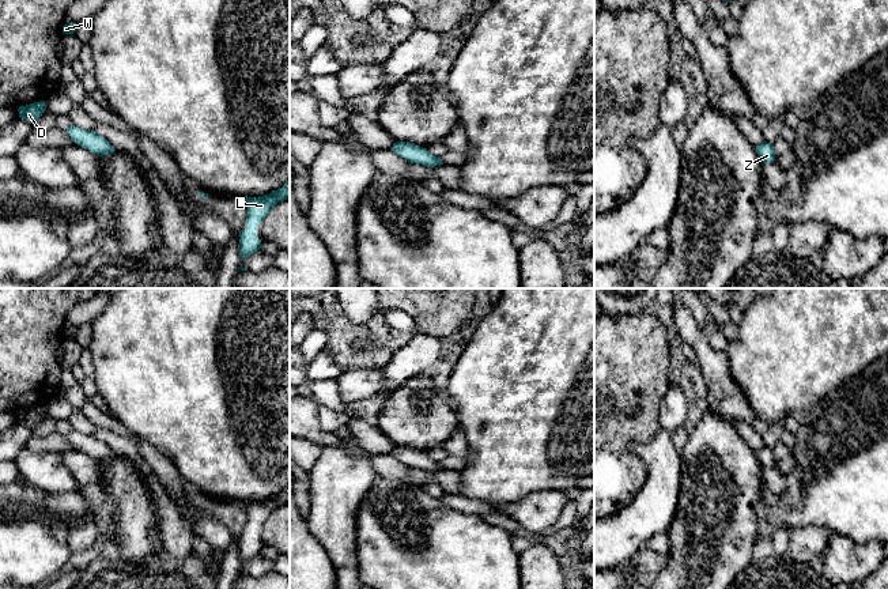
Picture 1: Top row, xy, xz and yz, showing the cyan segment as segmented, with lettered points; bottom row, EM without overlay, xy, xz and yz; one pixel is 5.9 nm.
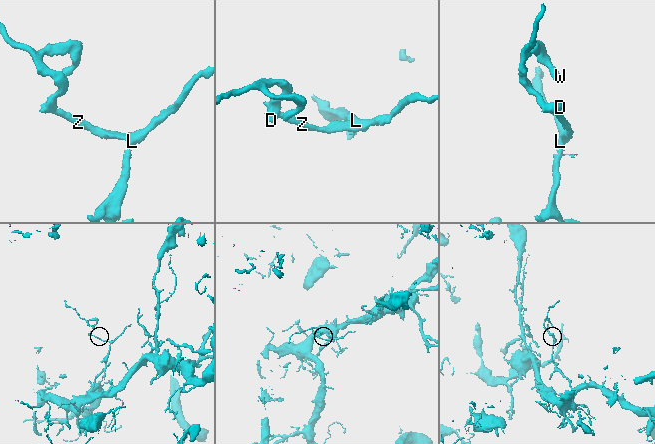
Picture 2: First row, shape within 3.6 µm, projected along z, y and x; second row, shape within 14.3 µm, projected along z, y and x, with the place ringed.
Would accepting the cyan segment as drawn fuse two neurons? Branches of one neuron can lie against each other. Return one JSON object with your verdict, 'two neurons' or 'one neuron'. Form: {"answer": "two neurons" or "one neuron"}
{"answer": "one neuron"}

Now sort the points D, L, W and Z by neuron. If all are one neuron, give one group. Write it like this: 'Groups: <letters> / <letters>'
Groups: D L W Z

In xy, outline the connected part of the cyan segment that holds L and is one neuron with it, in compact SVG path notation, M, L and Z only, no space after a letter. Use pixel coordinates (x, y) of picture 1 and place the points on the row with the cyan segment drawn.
M290 182L269 195L241 199L247 208L247 218L245 220L247 229L239 231L241 261L261 249L262 243L257 239L258 224L262 223L265 216L277 203L284 201L288 197Z

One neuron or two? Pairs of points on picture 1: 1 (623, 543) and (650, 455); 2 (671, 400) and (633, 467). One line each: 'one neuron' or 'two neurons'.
1: one neuron
2: two neurons

